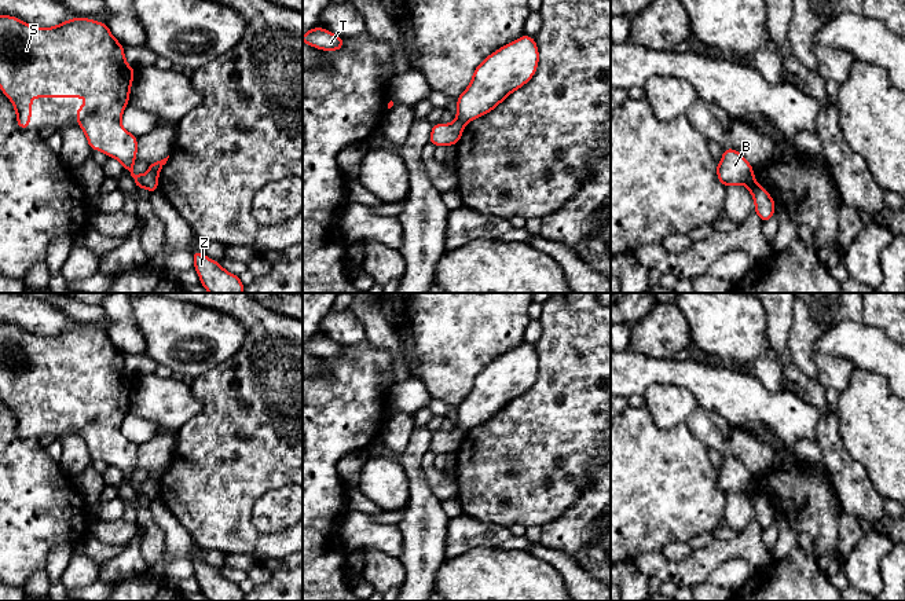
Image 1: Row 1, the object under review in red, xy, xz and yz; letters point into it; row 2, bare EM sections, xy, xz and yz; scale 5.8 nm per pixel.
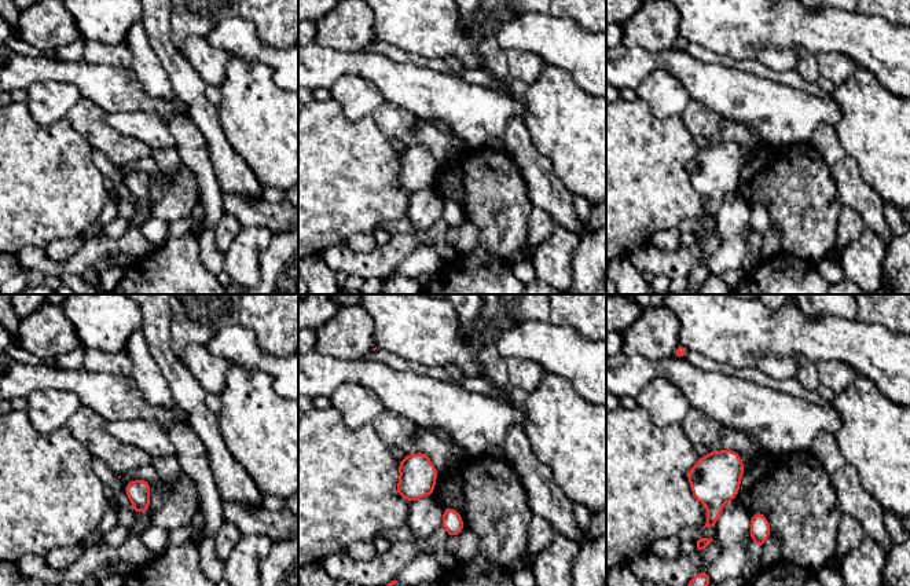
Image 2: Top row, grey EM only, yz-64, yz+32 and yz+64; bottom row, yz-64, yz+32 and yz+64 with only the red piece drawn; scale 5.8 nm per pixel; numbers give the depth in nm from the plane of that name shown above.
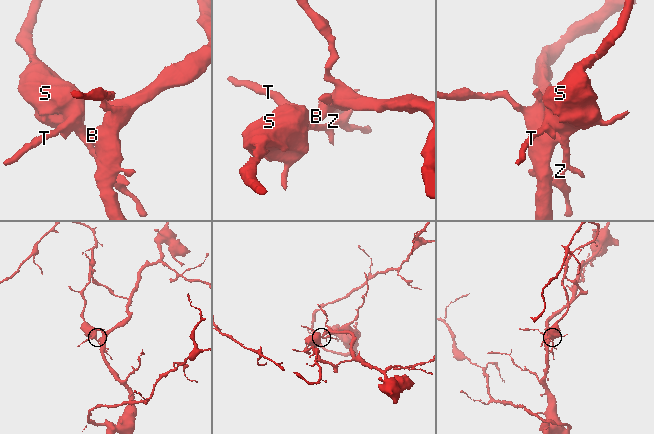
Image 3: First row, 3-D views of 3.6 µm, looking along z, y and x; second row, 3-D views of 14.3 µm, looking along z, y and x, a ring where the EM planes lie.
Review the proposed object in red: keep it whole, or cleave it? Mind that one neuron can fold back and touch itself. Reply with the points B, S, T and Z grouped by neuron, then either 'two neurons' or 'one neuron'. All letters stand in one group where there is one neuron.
groups B / S T Z; two neurons

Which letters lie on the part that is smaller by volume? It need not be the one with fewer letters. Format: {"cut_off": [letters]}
{"cut_off": ["S", "T", "Z"]}

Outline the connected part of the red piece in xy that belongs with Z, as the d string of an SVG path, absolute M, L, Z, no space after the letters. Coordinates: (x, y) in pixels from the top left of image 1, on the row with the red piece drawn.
M193 252L191 256L194 260L194 270L199 275L201 285L209 293L245 292L245 286L239 276L226 271L219 261L212 260L199 252Z

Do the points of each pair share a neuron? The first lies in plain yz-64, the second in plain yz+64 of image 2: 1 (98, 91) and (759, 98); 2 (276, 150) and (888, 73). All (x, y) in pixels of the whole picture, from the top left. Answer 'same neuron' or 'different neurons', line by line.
1: same neuron
2: different neurons

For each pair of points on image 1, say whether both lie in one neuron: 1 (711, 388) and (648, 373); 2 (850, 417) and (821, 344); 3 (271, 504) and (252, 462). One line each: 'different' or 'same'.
1: same
2: different
3: different

